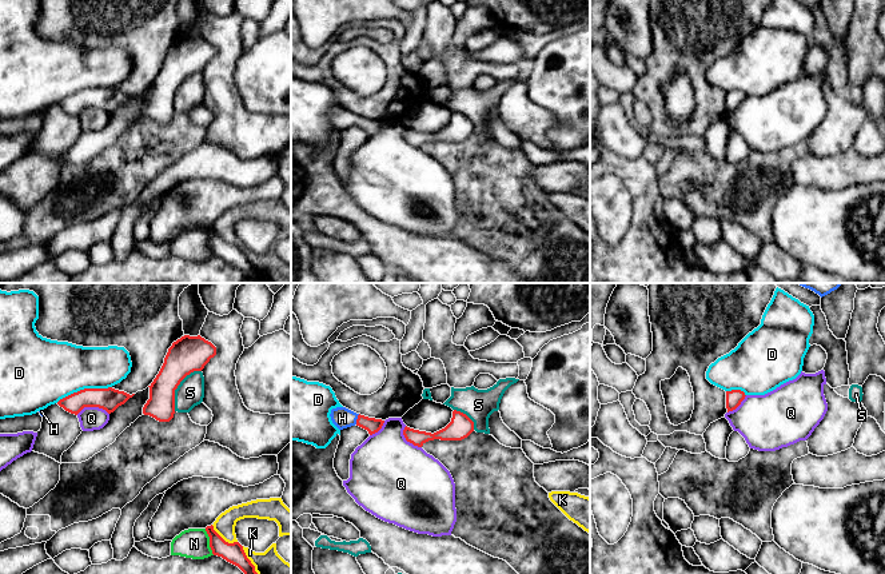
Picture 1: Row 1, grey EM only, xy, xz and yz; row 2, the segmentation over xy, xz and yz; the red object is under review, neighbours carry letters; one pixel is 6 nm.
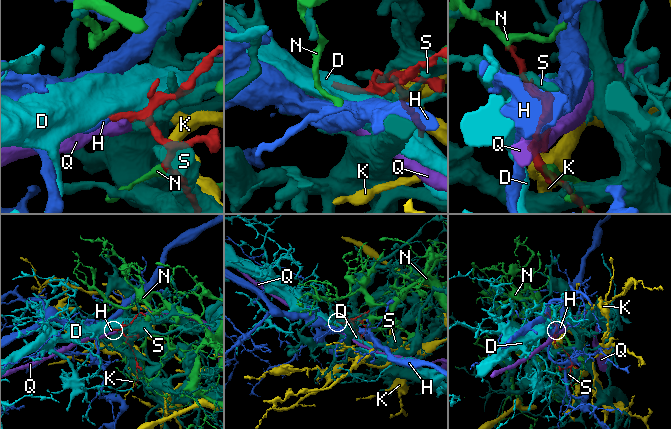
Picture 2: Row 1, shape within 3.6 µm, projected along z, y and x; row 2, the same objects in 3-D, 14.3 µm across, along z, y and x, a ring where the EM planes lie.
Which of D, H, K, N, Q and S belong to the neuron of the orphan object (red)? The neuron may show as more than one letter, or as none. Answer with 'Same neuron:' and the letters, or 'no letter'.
Same neuron: H

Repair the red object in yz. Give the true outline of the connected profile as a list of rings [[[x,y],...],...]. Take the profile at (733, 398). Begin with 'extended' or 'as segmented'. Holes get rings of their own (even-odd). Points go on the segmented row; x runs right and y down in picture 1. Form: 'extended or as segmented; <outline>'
as segmented; [[[741,390],[726,391],[726,408],[727,412],[735,410],[745,399],[745,392]]]

